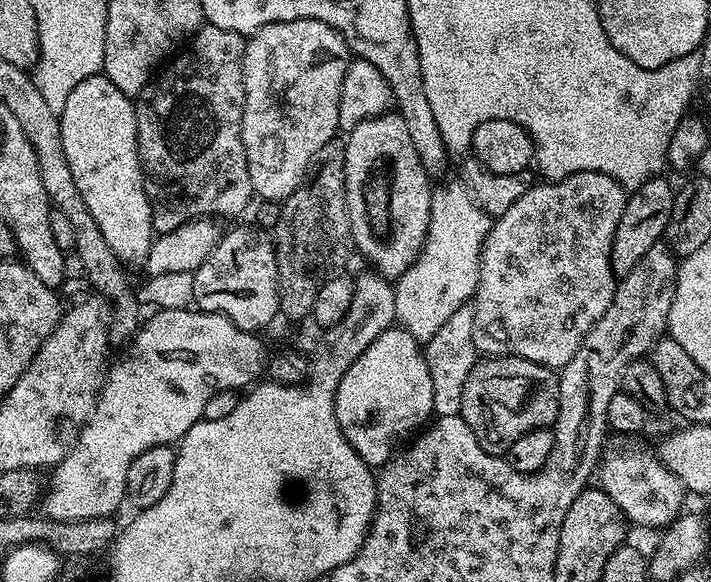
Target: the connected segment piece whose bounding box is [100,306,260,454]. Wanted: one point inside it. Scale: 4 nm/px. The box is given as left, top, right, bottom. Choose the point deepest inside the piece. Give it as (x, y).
(179, 360)

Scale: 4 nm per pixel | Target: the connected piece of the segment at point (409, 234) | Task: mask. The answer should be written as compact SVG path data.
M381 111L380 115L363 120L347 133L348 140L344 144L344 181L355 251L361 252L381 276L398 278L424 249L424 239L430 226L434 187L428 181L431 180L429 172L418 158L418 150L414 150L414 142L410 142L410 130L406 130L406 122L399 111L391 111Z

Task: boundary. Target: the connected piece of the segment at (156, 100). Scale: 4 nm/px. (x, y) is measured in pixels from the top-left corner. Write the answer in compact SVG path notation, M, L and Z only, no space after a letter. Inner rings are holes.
M205 23L187 47L135 97L136 145L152 207L152 227L157 233L178 230L191 220L236 216L248 199L253 199L240 137L245 47L240 33Z

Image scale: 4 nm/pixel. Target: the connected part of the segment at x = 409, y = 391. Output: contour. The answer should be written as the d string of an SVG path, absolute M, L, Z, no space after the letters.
M399 326L387 328L377 340L370 342L367 350L352 363L350 370L346 370L346 374L340 379L340 390L336 394L336 418L340 421L342 434L348 445L369 466L383 466L397 455L401 445L429 423L433 408L434 385L427 368L425 349L421 341L414 339L406 329Z

